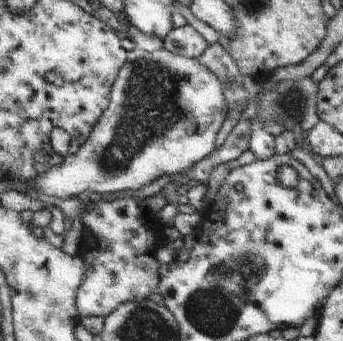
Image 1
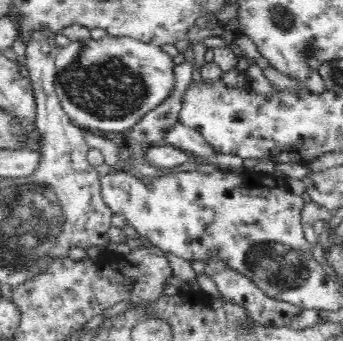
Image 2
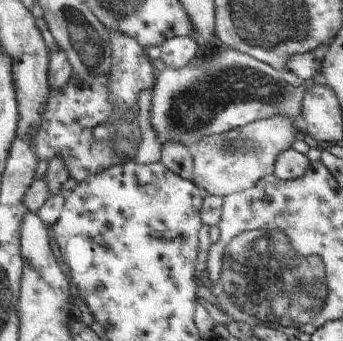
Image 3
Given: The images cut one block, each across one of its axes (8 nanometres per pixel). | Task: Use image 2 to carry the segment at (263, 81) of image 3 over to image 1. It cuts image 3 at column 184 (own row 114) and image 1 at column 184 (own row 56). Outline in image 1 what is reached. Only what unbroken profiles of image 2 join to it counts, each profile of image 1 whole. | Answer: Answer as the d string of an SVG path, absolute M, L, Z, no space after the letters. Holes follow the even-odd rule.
M135 46L133 52L129 52L129 62L121 70L109 108L105 110L105 116L101 122L97 122L95 132L91 134L89 142L81 148L77 156L67 156L63 166L51 168L51 172L41 174L33 182L17 182L9 180L3 182L7 190L17 190L27 194L29 190L37 192L37 198L41 194L71 200L77 198L81 192L95 192L95 194L115 194L115 192L127 192L127 190L139 190L153 180L161 176L173 176L181 174L185 170L191 170L197 162L211 156L217 146L217 136L223 128L223 122L229 114L229 104L223 94L221 80L211 72L207 66L203 66L197 58L187 58L173 54L171 50L159 50L159 52L147 52L139 46Z

